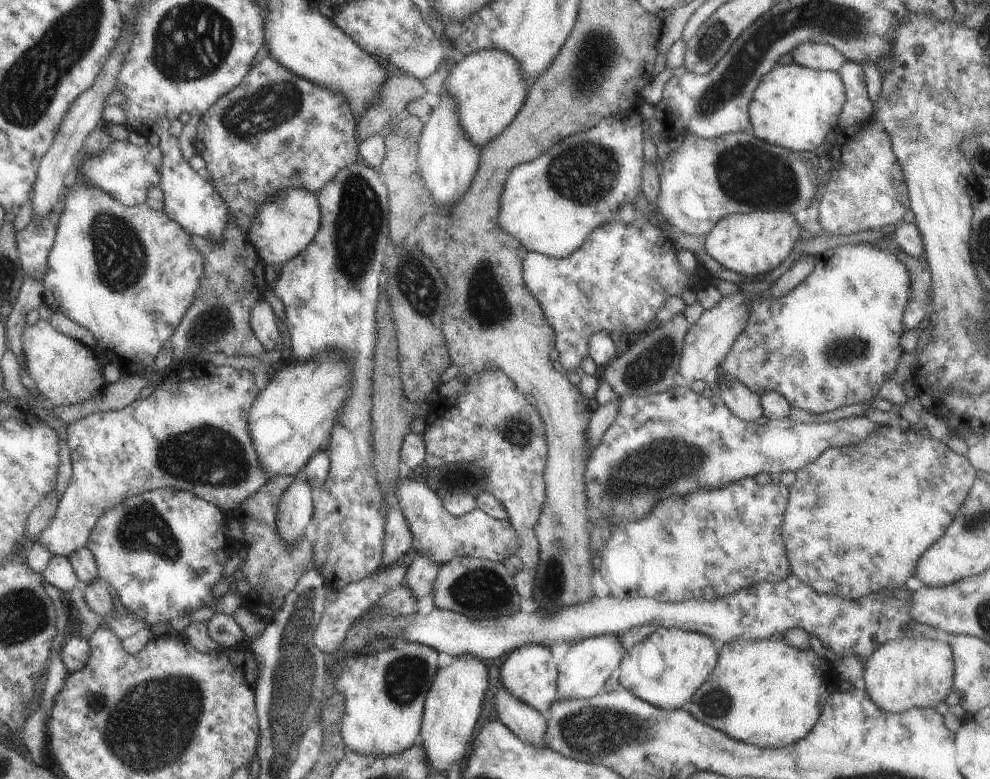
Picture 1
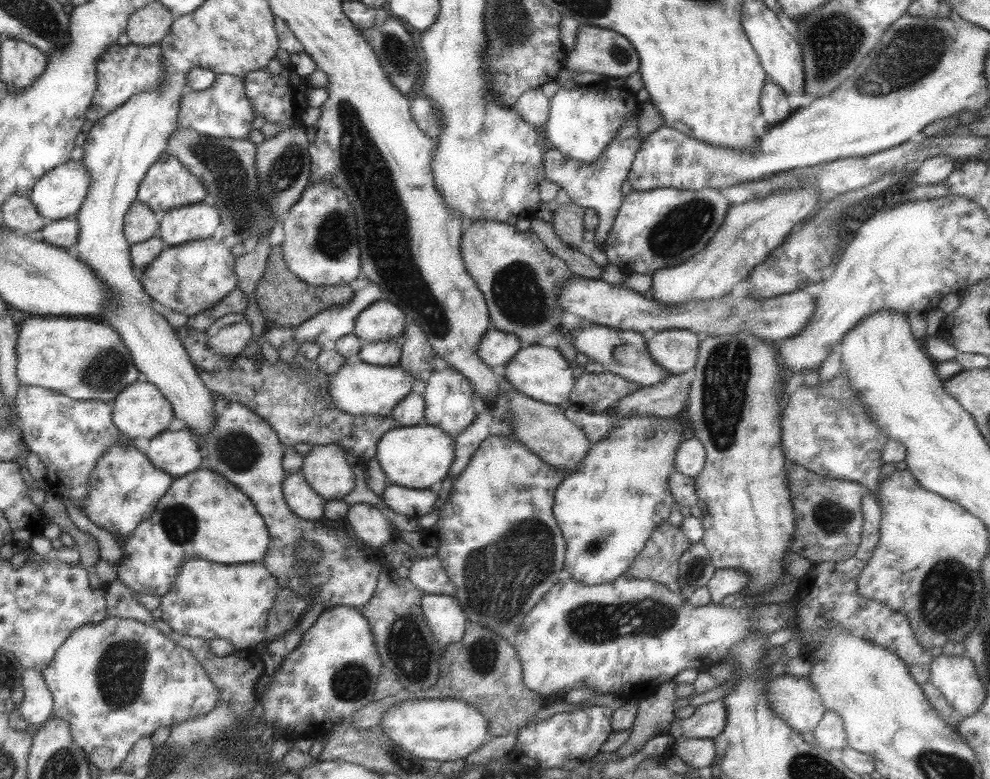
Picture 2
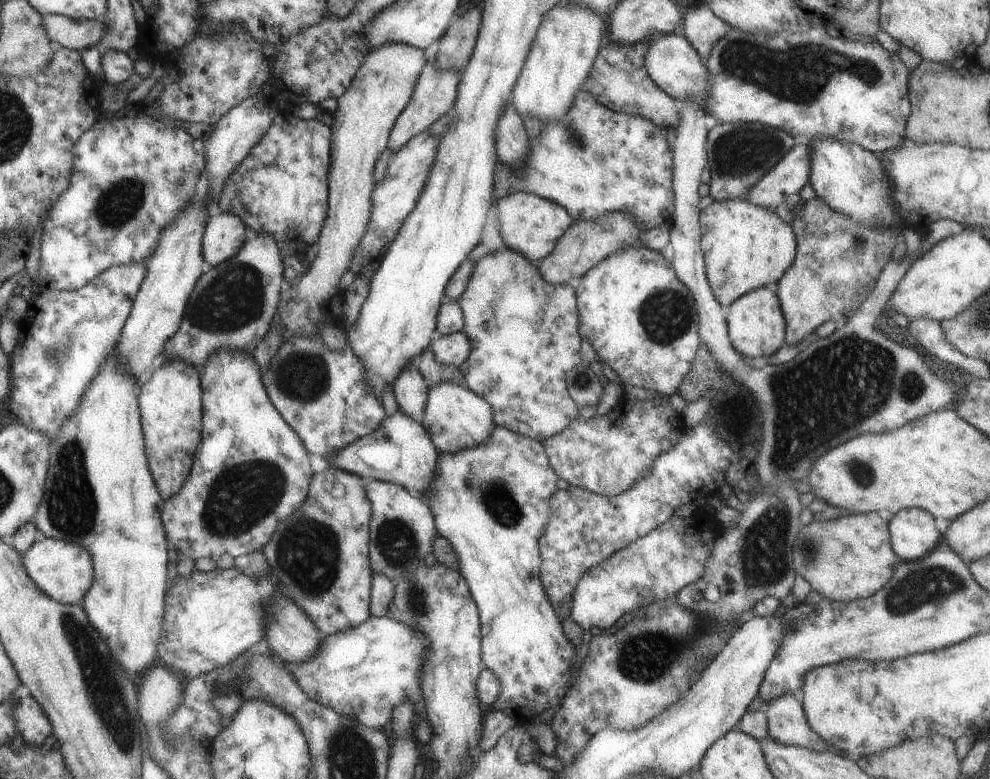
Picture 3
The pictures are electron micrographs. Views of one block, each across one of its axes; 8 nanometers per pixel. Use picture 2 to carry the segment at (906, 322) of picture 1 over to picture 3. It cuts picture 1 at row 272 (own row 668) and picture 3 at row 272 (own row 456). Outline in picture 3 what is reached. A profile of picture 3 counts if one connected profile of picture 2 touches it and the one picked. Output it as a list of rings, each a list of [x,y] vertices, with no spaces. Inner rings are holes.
[[[815,197],[810,201],[803,202],[803,207],[798,209],[794,220],[791,222],[791,225],[794,229],[794,234],[797,240],[797,253],[794,259],[794,262],[790,265],[790,268],[782,275],[778,284],[778,290],[776,292],[778,300],[780,301],[780,306],[786,321],[786,330],[785,330],[785,344],[791,344],[792,346],[797,346],[802,340],[808,336],[816,337],[815,331],[821,324],[828,322],[828,320],[836,321],[839,325],[845,323],[857,310],[860,308],[860,305],[870,296],[882,269],[891,261],[891,254],[894,246],[896,246],[896,238],[901,236],[900,230],[898,227],[867,227],[866,225],[860,224],[855,220],[852,220],[851,217],[847,217],[841,212],[836,212],[833,208],[830,208],[824,200],[820,197]]]

